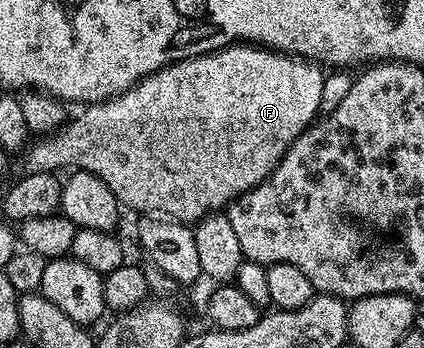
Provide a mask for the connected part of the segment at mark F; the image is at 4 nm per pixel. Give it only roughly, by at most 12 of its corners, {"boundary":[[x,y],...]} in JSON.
{"boundary":[[174,61],[30,144],[196,223],[319,117],[322,66]]}

